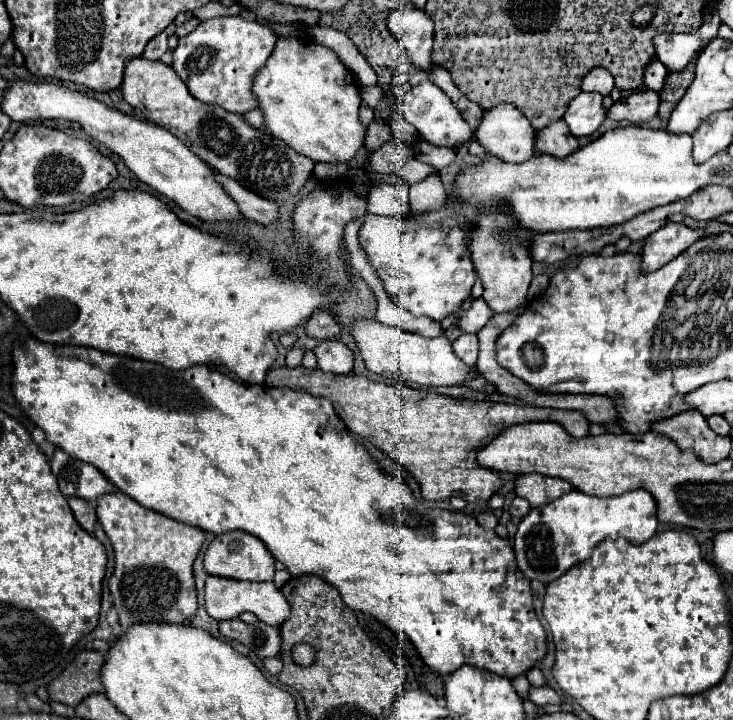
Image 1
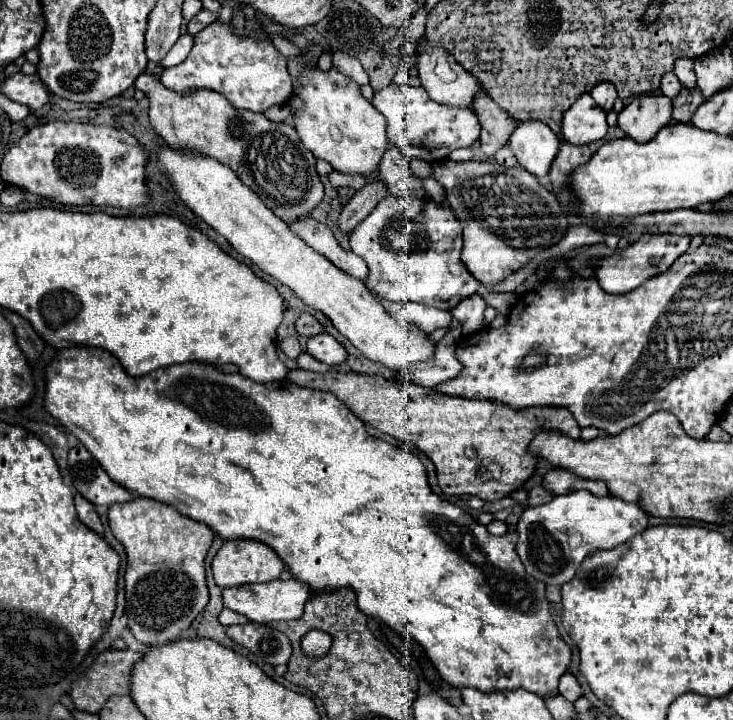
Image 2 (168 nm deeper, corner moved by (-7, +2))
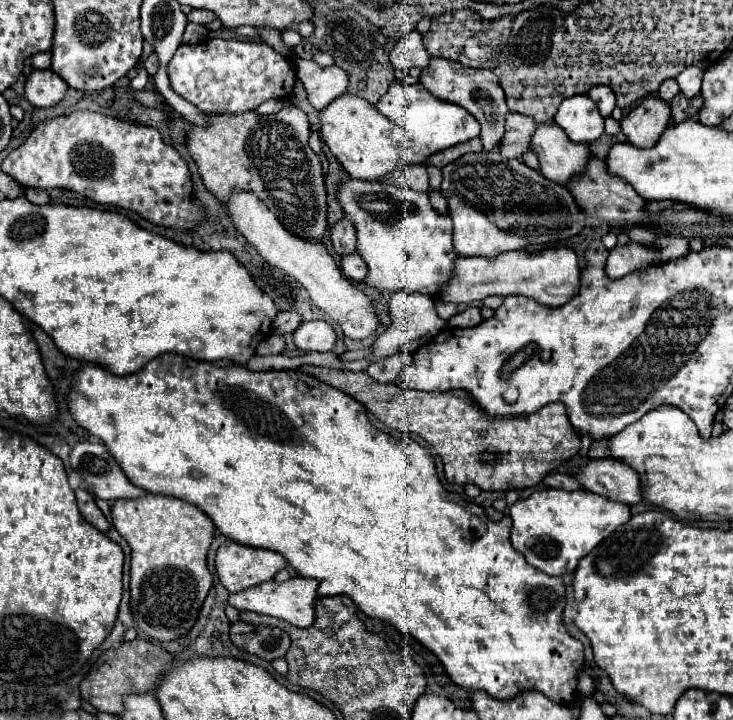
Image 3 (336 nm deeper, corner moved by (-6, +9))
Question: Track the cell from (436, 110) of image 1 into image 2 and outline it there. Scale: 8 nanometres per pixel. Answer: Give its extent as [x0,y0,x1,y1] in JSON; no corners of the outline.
[372,84,480,162]

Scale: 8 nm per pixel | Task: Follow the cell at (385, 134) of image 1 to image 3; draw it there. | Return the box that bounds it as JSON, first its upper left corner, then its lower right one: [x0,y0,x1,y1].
[399,165,429,193]

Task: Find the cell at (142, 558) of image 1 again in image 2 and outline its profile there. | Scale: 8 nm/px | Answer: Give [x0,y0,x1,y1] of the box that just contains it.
[108,498,214,646]

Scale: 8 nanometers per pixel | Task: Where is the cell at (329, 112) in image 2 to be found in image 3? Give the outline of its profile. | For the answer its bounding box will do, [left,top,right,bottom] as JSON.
[317,93,409,181]

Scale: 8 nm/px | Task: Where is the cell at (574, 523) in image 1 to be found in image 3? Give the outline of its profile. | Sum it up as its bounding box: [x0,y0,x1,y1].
[509,489,631,575]

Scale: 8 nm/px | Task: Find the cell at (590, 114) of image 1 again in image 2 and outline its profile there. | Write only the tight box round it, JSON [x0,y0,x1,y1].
[562,94,608,146]

